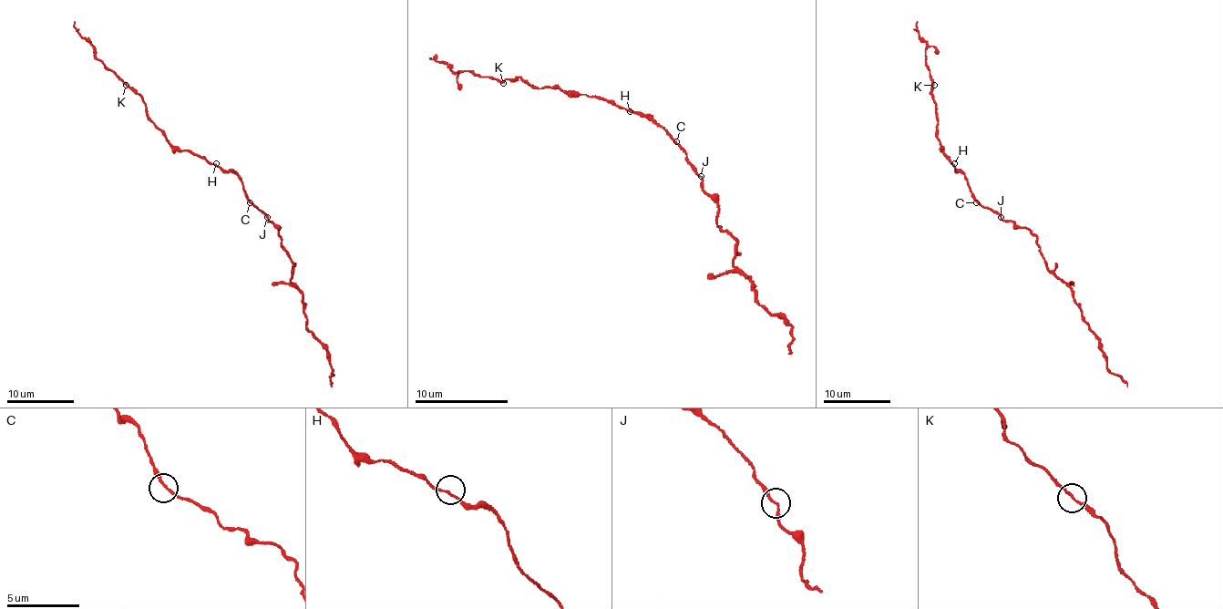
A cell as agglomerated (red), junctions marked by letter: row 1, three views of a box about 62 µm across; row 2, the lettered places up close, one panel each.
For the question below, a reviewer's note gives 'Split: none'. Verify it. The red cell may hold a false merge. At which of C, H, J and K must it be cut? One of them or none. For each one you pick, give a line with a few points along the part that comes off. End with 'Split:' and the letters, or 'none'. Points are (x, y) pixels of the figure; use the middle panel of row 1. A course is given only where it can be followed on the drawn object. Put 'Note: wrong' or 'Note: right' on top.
Note: right
Split: none

